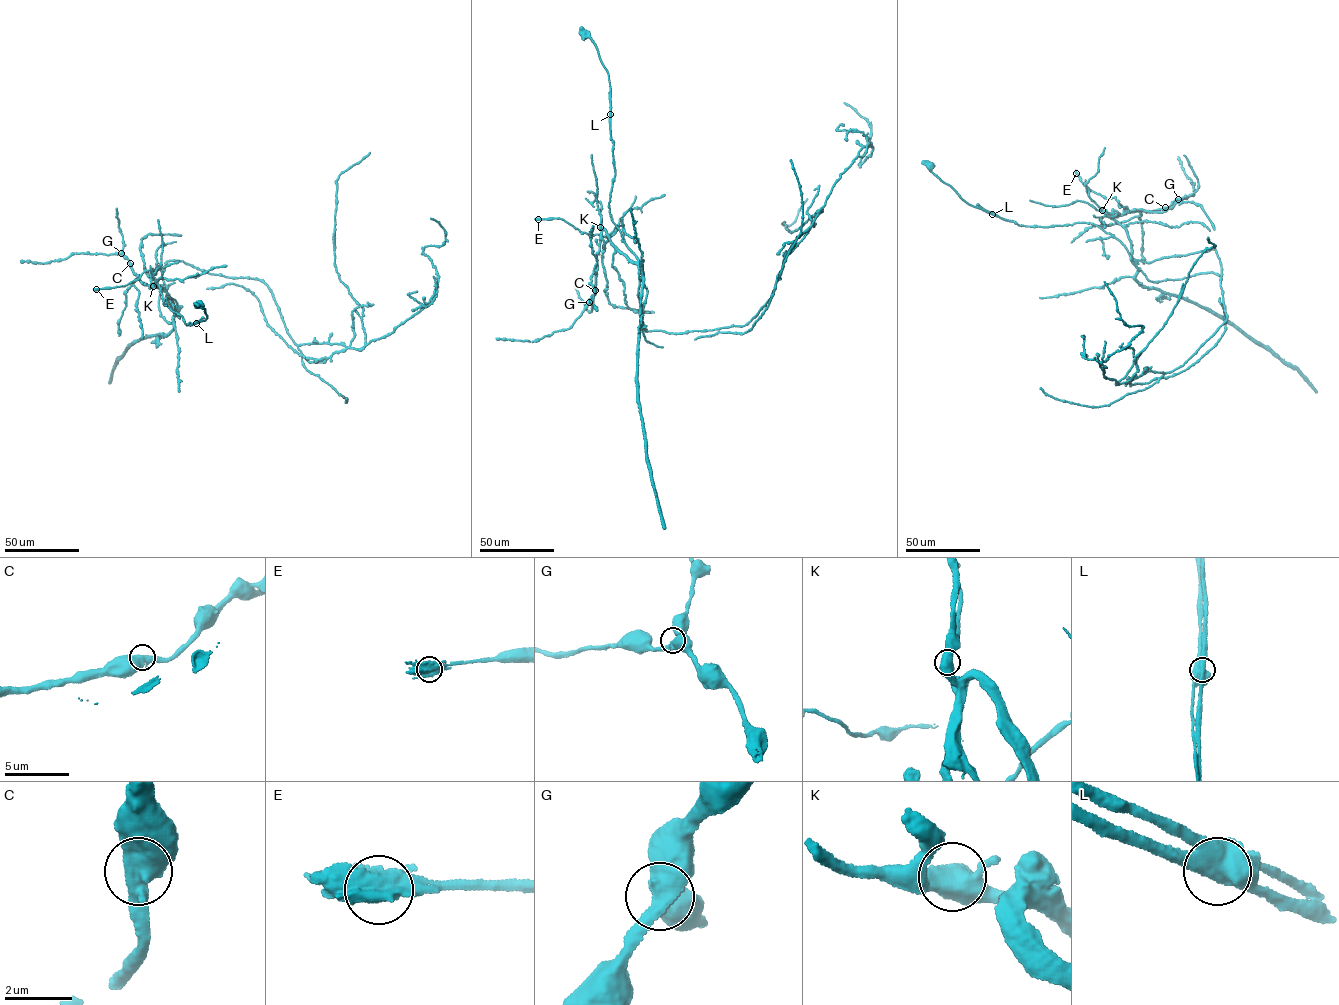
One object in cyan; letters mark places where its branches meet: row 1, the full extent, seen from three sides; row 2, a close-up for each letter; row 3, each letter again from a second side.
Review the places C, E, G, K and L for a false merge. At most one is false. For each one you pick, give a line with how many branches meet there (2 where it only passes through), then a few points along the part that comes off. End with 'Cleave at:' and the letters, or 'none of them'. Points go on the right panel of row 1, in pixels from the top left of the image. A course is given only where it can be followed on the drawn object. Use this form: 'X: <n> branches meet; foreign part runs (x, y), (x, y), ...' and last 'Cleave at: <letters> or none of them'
L: 3 branches meet; foreign part runs (993, 214), (972, 206), (921, 162)
Cleave at: L

